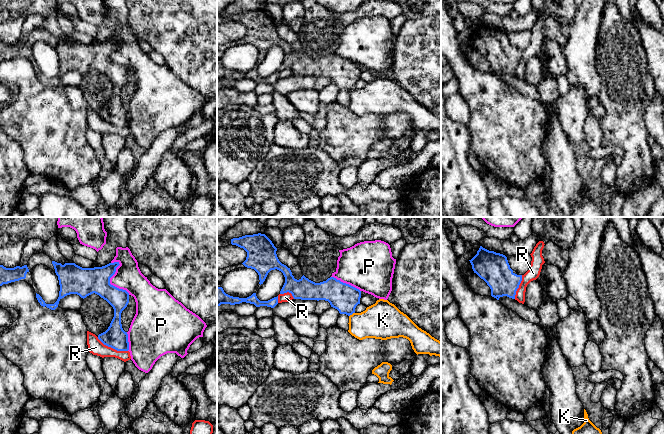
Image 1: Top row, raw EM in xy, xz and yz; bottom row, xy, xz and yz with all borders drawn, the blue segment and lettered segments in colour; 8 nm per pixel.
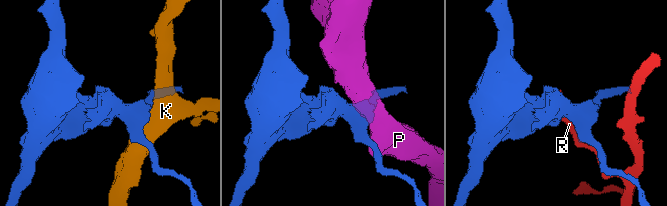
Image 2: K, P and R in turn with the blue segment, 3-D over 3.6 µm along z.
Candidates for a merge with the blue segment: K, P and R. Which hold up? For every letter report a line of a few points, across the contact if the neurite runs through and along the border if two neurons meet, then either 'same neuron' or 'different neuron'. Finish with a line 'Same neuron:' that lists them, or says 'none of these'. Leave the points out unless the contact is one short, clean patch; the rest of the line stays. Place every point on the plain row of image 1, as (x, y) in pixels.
K: different neuron
P: different neuron
R: different neuron
Same neuron: none of these

